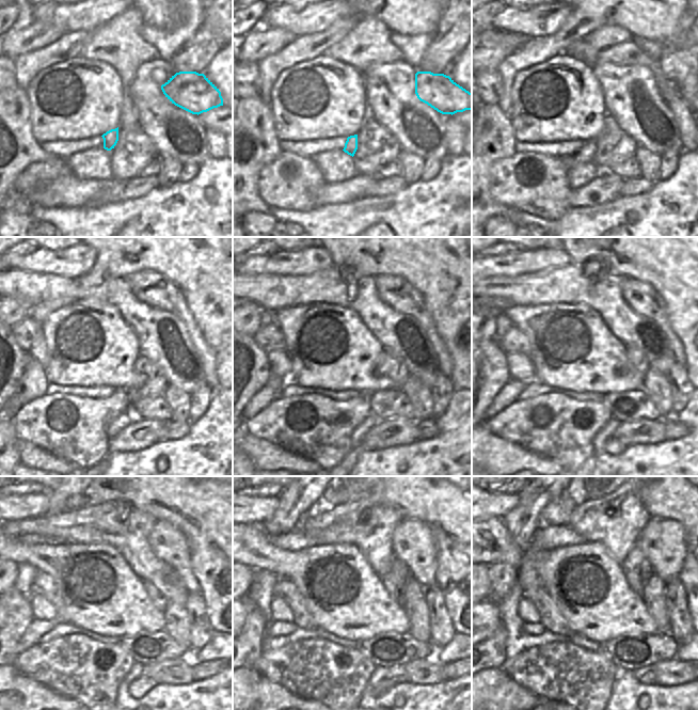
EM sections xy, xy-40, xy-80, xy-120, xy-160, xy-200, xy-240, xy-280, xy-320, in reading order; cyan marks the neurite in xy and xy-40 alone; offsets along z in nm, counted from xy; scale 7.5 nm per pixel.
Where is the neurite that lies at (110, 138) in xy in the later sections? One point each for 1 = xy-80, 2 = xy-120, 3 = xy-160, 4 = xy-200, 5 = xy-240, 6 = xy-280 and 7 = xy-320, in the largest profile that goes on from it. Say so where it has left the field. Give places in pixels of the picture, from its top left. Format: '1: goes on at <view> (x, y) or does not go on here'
1: goes on at xy-80 (587, 152)
2: goes on at xy-120 (72, 427)
3: goes on at xy-160 (314, 426)
4: goes on at xy-200 (554, 426)
5: goes on at xy-240 (76, 666)
6: goes on at xy-280 (315, 668)
7: goes on at xy-320 (558, 672)

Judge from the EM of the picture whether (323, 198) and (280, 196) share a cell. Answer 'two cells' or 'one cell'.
two cells

